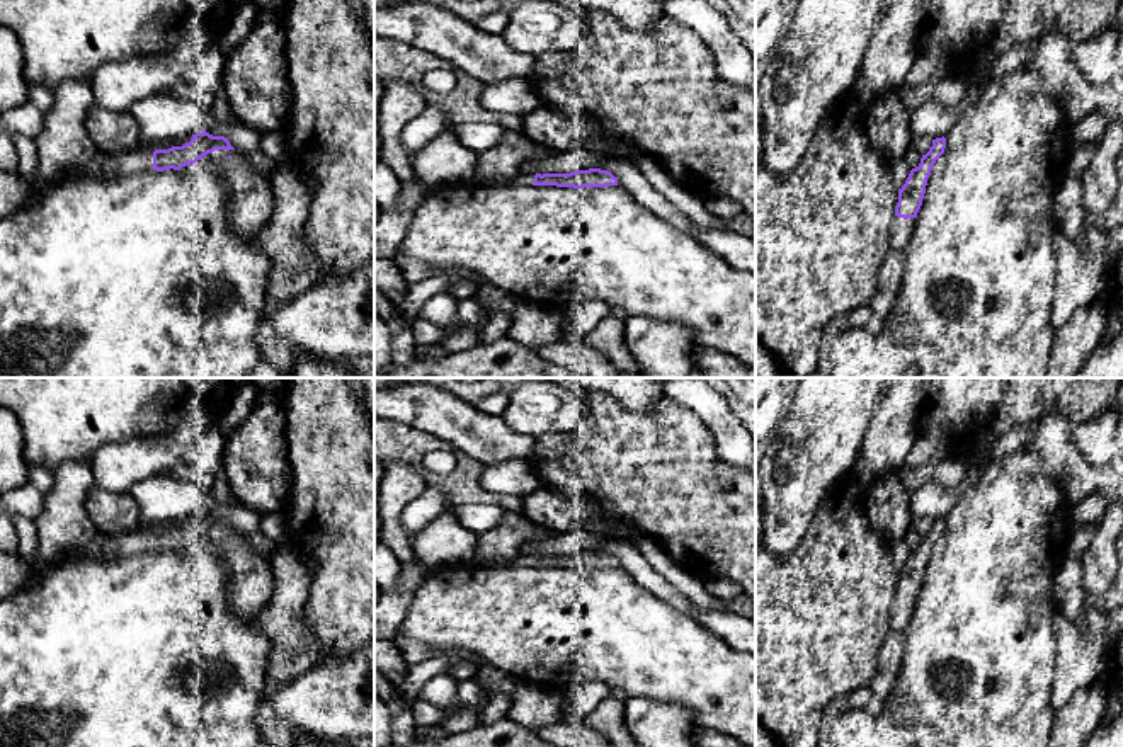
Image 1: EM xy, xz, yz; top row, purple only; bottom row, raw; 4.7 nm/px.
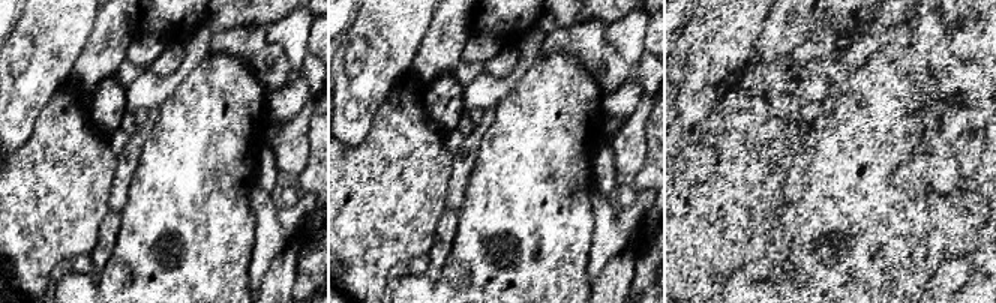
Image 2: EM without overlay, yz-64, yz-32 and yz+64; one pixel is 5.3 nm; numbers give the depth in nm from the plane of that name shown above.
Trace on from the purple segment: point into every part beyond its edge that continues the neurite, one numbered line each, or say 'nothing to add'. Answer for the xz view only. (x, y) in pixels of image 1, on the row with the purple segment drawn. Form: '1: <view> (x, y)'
1: xz (521, 179)

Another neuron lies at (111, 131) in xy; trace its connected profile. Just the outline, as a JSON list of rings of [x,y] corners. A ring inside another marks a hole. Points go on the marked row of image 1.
[[[92,105],[85,126],[88,136],[102,151],[126,150],[141,140],[138,124],[128,112],[109,112]]]

